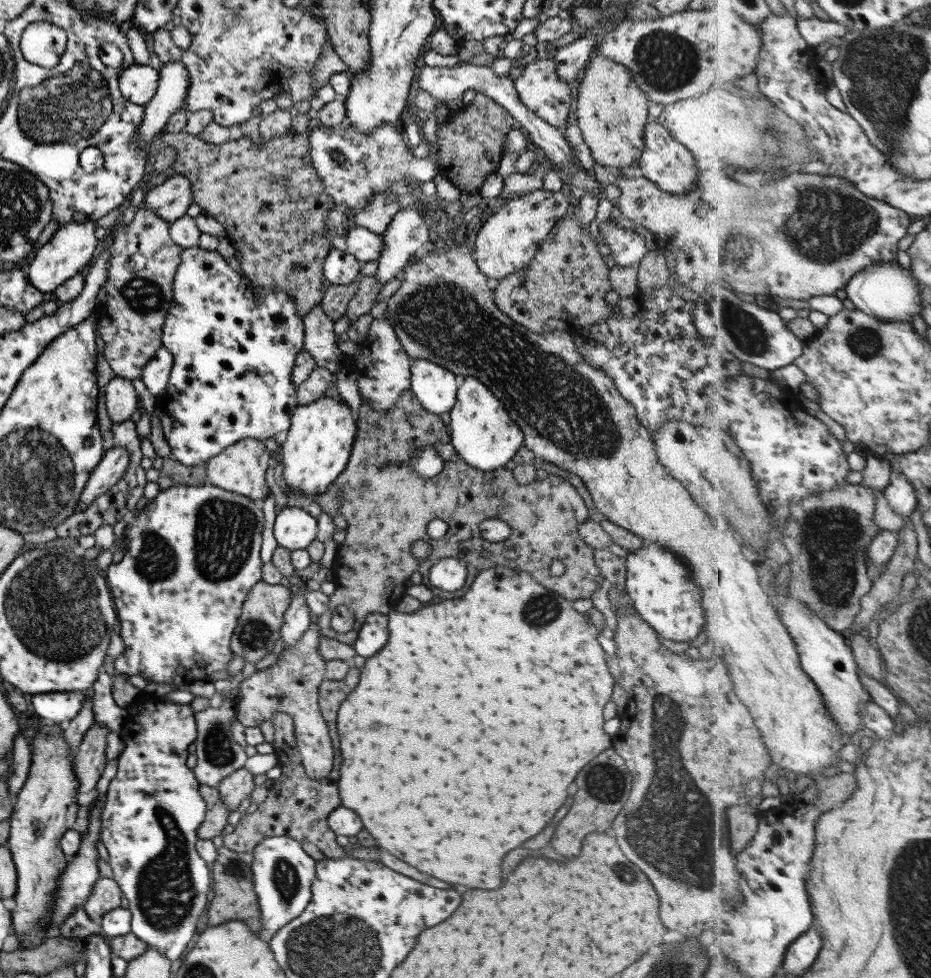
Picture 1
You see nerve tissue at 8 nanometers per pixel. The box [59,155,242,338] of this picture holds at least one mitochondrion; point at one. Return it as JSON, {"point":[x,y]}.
{"point":[144,295]}

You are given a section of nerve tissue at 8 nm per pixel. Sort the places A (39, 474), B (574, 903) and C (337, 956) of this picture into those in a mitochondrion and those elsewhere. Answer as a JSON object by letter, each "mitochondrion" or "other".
{"A":"mitochondrion","B":"other","C":"mitochondrion"}

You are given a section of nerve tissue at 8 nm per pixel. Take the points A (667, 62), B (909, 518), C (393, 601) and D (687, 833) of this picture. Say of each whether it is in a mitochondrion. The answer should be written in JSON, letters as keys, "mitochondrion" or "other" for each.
{"A":"mitochondrion","B":"other","C":"other","D":"mitochondrion"}

